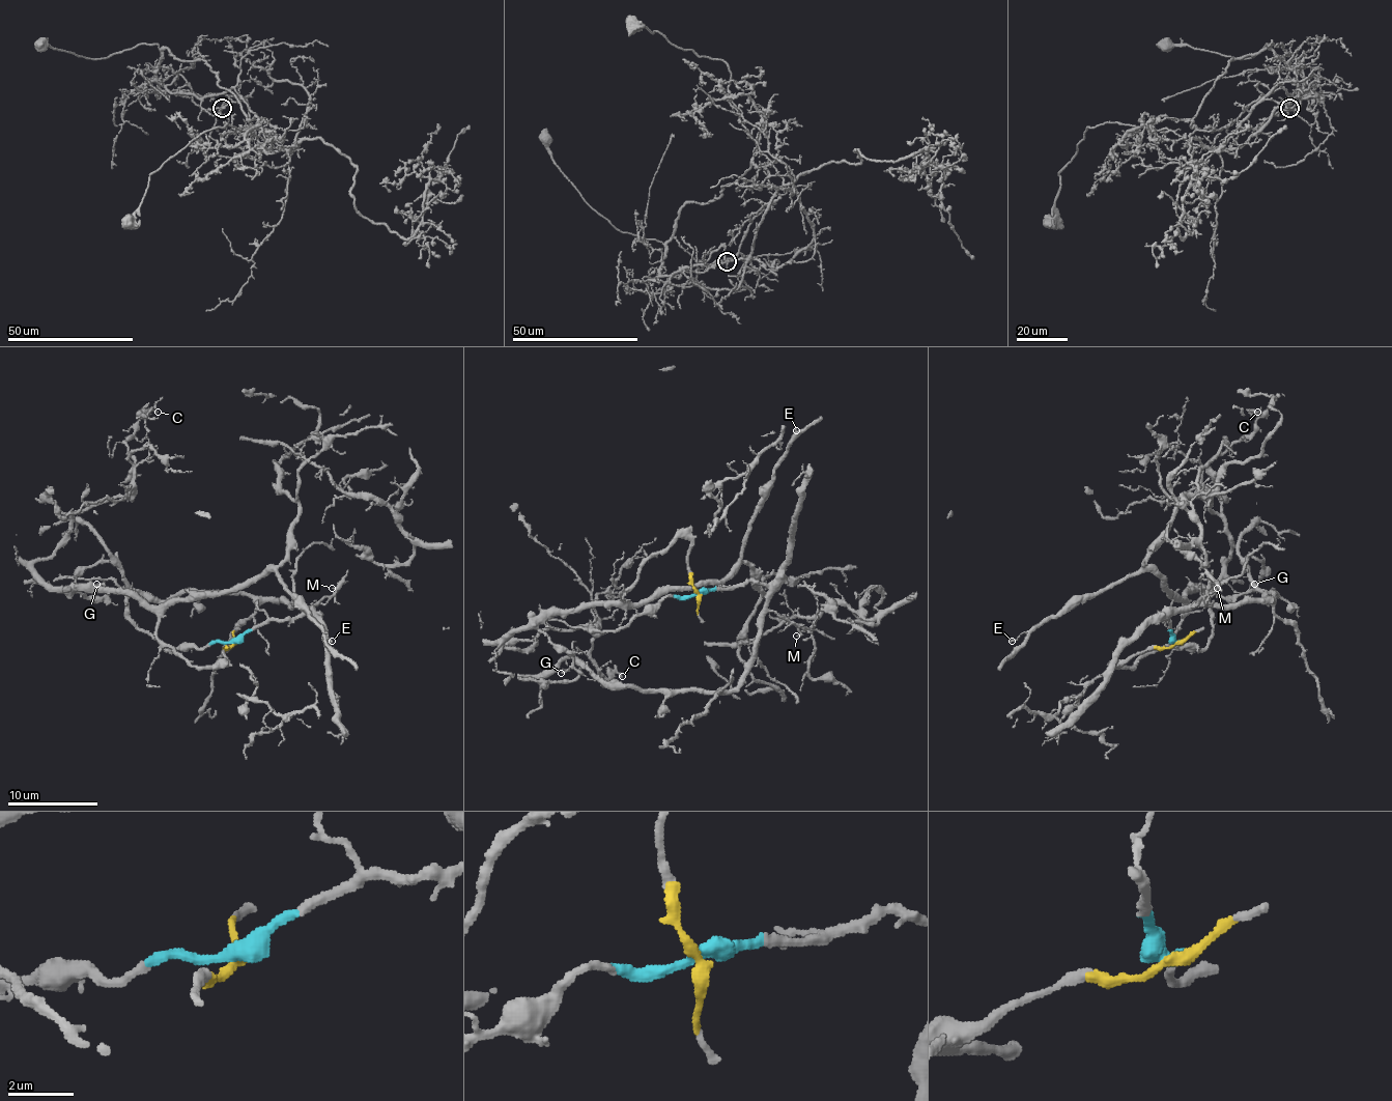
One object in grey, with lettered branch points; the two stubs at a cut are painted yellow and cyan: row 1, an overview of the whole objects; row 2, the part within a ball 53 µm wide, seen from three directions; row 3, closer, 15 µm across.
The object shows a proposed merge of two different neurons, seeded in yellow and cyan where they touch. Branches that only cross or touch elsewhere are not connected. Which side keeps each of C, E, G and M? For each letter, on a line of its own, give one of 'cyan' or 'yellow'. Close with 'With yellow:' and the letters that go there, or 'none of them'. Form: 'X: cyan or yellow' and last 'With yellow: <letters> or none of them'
C: yellow
E: yellow
G: yellow
M: cyan
With yellow: C, E, G

